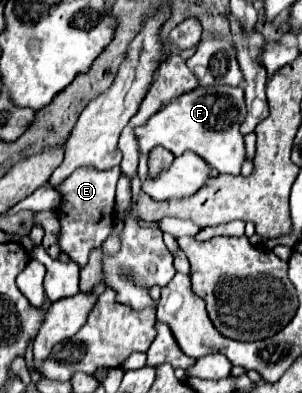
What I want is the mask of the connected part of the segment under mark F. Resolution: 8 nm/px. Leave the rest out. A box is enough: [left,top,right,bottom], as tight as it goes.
[134,86,246,180]

